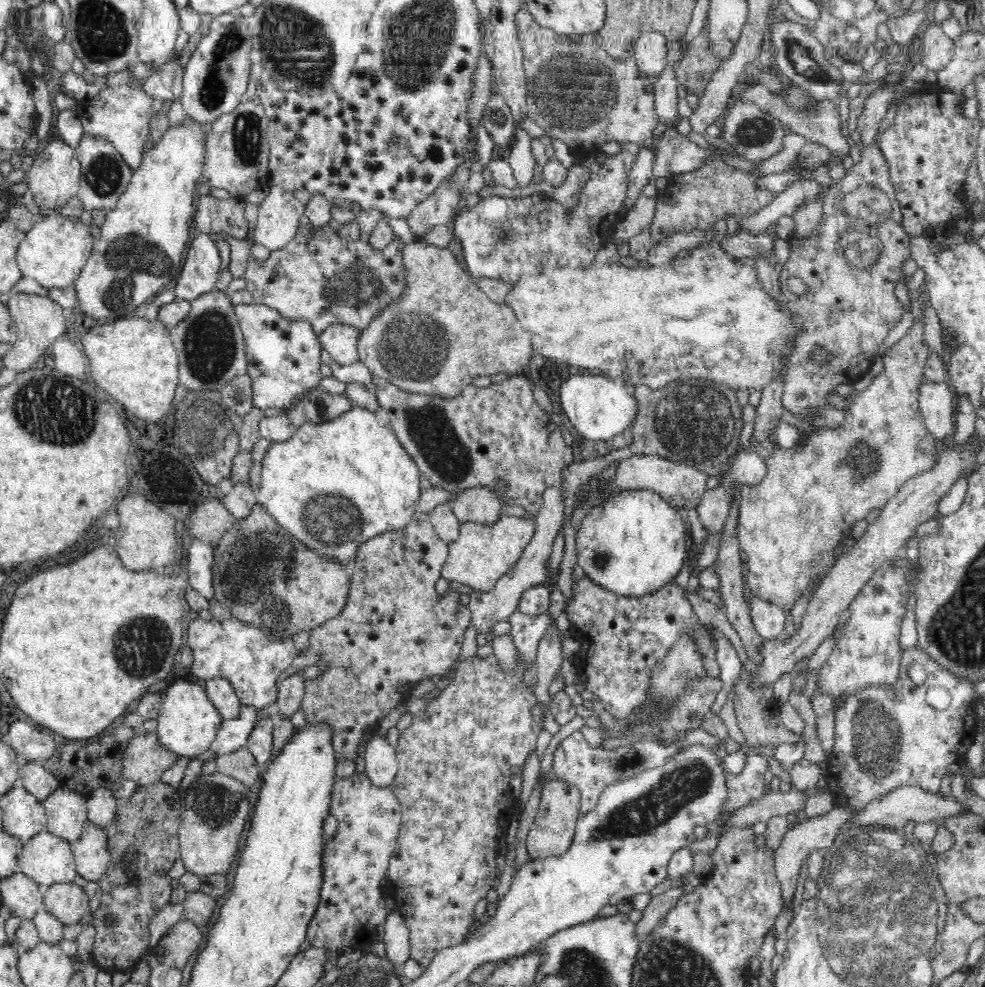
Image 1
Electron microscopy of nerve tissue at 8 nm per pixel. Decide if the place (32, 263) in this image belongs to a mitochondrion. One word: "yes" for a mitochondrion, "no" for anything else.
no

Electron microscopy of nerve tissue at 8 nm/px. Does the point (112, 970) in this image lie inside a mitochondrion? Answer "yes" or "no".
no

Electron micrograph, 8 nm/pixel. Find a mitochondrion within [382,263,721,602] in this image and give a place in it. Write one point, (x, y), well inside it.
(441, 446)

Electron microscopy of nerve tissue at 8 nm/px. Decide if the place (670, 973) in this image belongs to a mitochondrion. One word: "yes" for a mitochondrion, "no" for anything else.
yes

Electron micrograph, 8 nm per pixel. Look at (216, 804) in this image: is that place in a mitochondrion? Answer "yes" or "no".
yes

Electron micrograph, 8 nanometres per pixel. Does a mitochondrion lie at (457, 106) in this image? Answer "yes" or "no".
no

